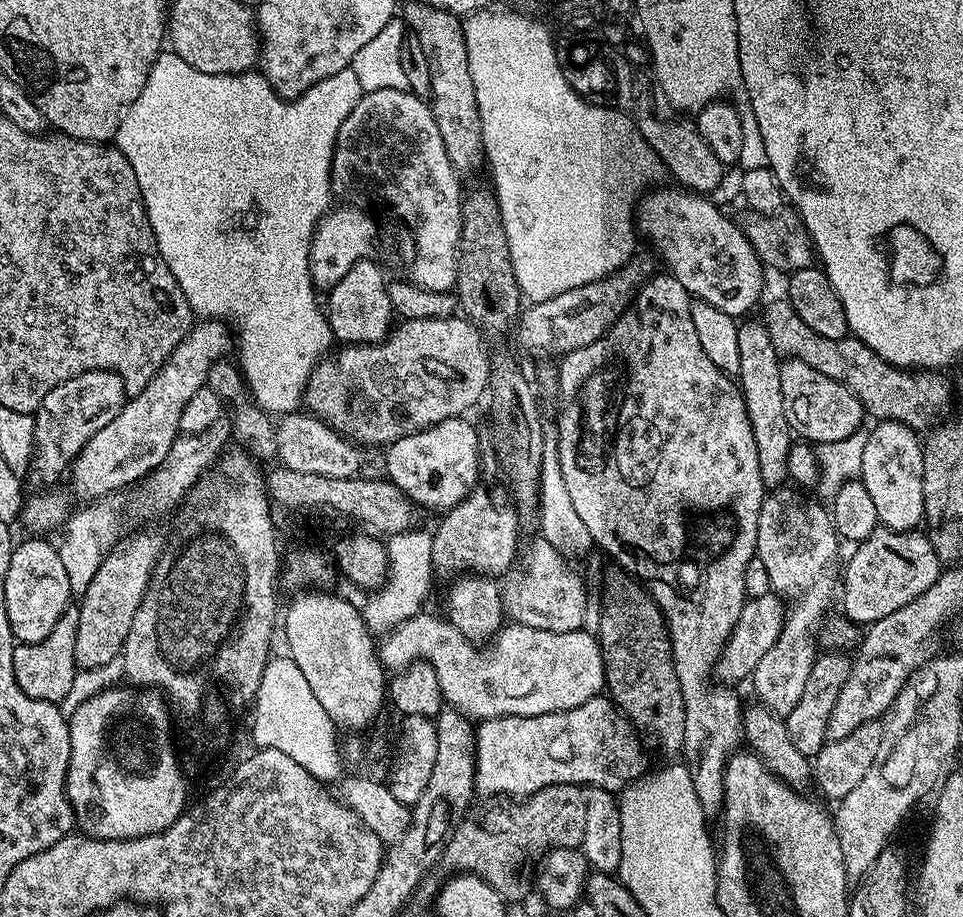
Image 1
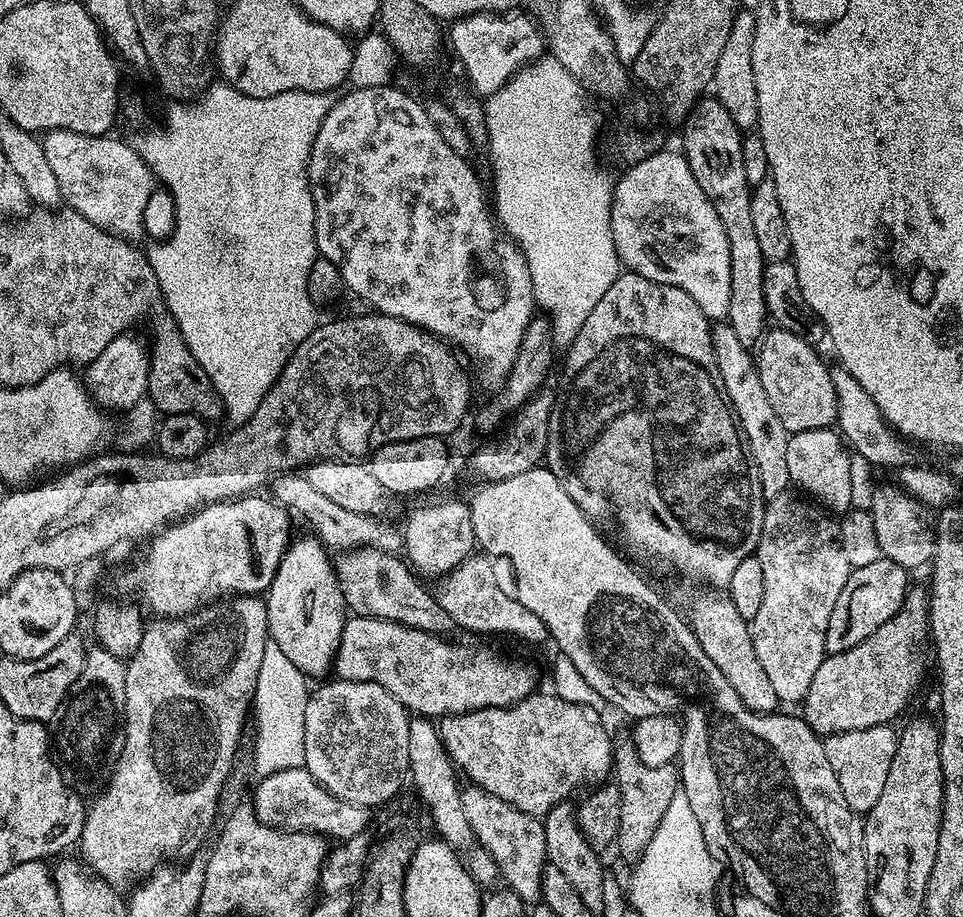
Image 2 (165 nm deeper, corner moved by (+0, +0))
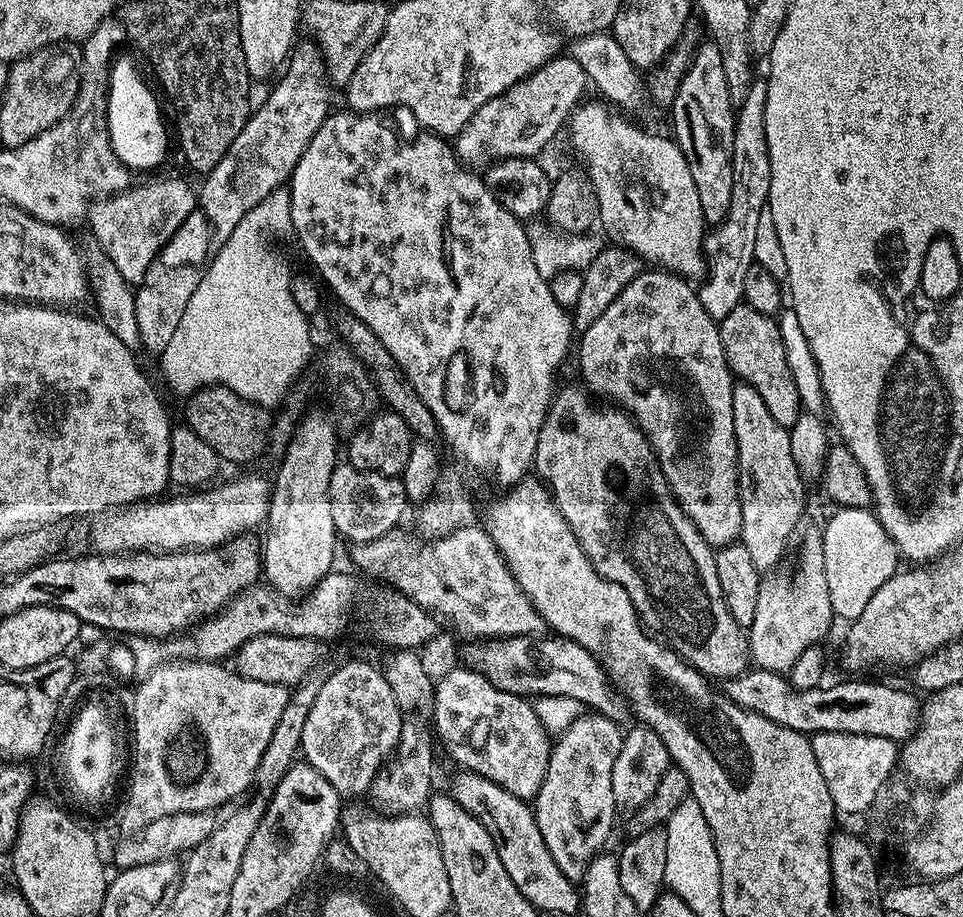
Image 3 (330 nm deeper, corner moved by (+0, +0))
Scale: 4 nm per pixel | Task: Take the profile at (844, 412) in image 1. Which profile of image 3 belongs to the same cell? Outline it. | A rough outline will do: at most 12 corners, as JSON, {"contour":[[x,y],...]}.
{"contour":[[742,302],[719,321],[733,377],[791,430],[802,407],[777,321]]}

